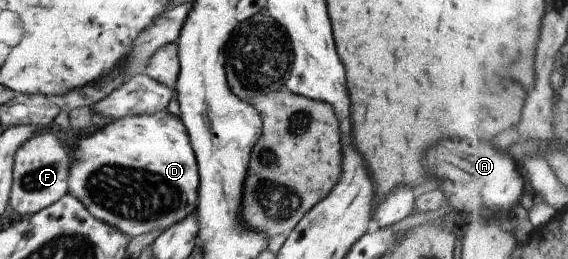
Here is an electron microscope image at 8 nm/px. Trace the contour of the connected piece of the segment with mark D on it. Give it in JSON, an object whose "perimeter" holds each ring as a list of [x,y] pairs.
{"perimeter":[[[168,111],[130,115],[86,135],[74,132],[64,137],[70,150],[68,194],[81,201],[92,217],[120,229],[130,239],[150,231],[166,230],[195,211],[200,177],[189,135],[180,116]]]}

